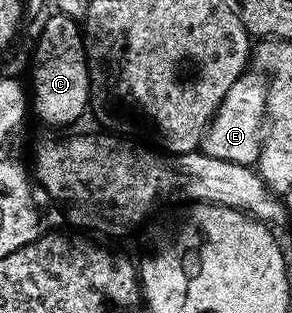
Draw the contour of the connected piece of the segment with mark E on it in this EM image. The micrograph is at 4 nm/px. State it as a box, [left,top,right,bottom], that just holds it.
[203,72,268,166]

